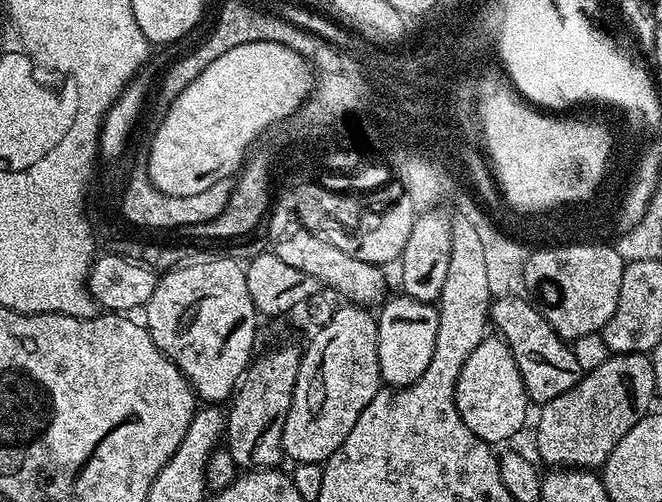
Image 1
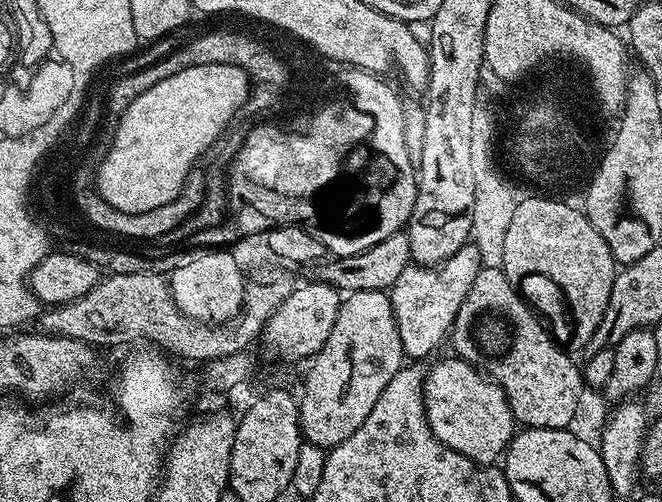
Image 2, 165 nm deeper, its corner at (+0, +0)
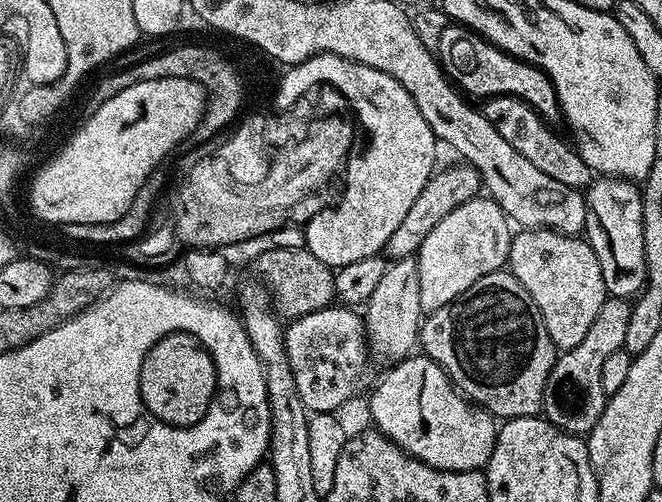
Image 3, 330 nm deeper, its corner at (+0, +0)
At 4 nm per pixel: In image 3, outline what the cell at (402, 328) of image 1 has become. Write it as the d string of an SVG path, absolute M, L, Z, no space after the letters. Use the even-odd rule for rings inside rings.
M481 194L475 200L450 210L450 214L446 214L446 218L442 218L442 222L438 222L430 234L426 234L426 242L422 242L414 257L418 266L421 313L431 314L442 310L466 294L466 290L470 290L478 278L501 271L508 263L513 235L508 217L487 195Z

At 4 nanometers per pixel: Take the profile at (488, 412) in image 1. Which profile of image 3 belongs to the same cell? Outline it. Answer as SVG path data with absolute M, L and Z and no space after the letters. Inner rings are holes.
M413 354L395 361L392 368L376 384L368 400L368 412L372 415L375 431L381 432L387 440L393 440L403 452L409 452L416 460L426 462L438 470L447 472L475 472L487 465L496 445L498 431L497 417L472 403L459 391L452 379L426 355Z

